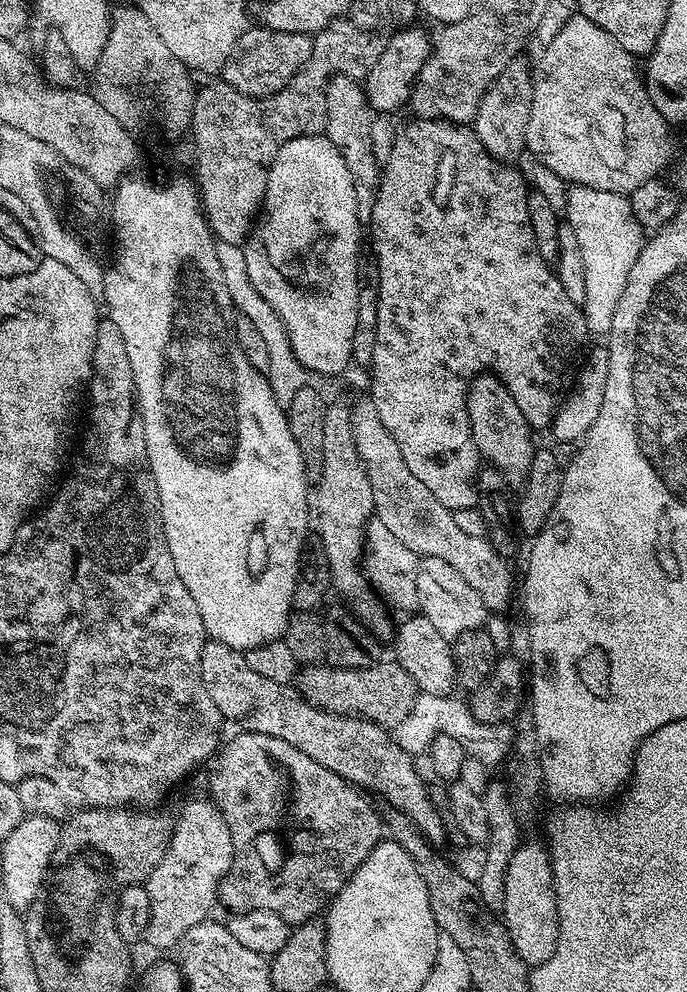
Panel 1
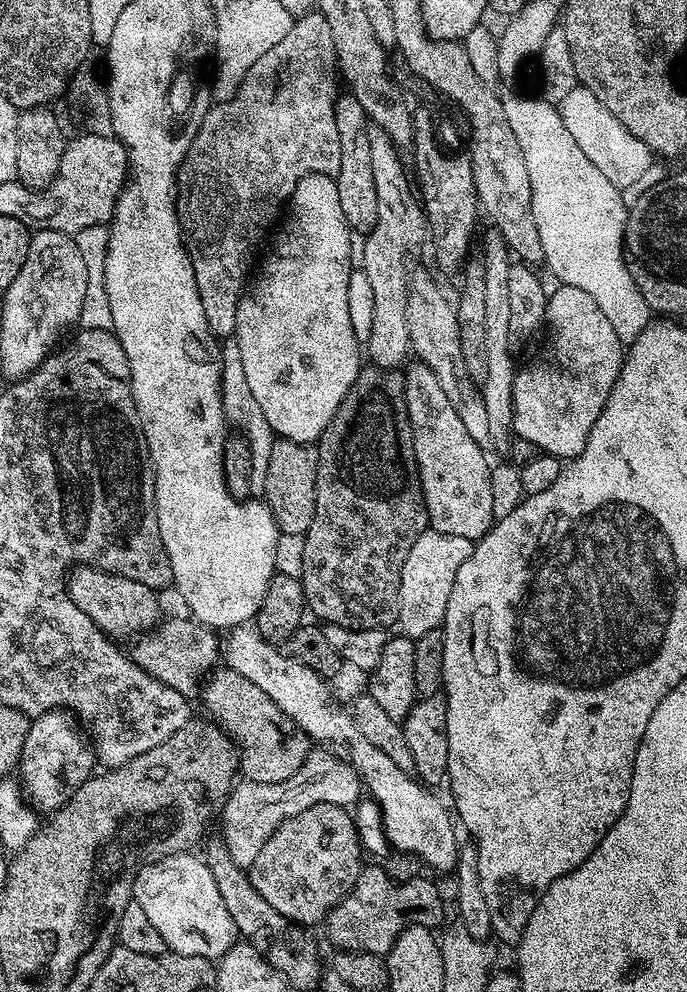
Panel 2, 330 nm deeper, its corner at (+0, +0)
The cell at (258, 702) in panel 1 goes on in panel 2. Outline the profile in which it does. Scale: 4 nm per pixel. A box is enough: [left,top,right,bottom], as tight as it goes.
[66,566,161,637]

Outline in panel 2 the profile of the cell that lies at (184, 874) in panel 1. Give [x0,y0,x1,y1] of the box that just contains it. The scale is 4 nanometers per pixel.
[222,750,362,870]

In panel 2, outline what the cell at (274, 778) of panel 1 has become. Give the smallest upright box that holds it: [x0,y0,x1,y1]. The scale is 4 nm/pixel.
[246,804,362,926]

